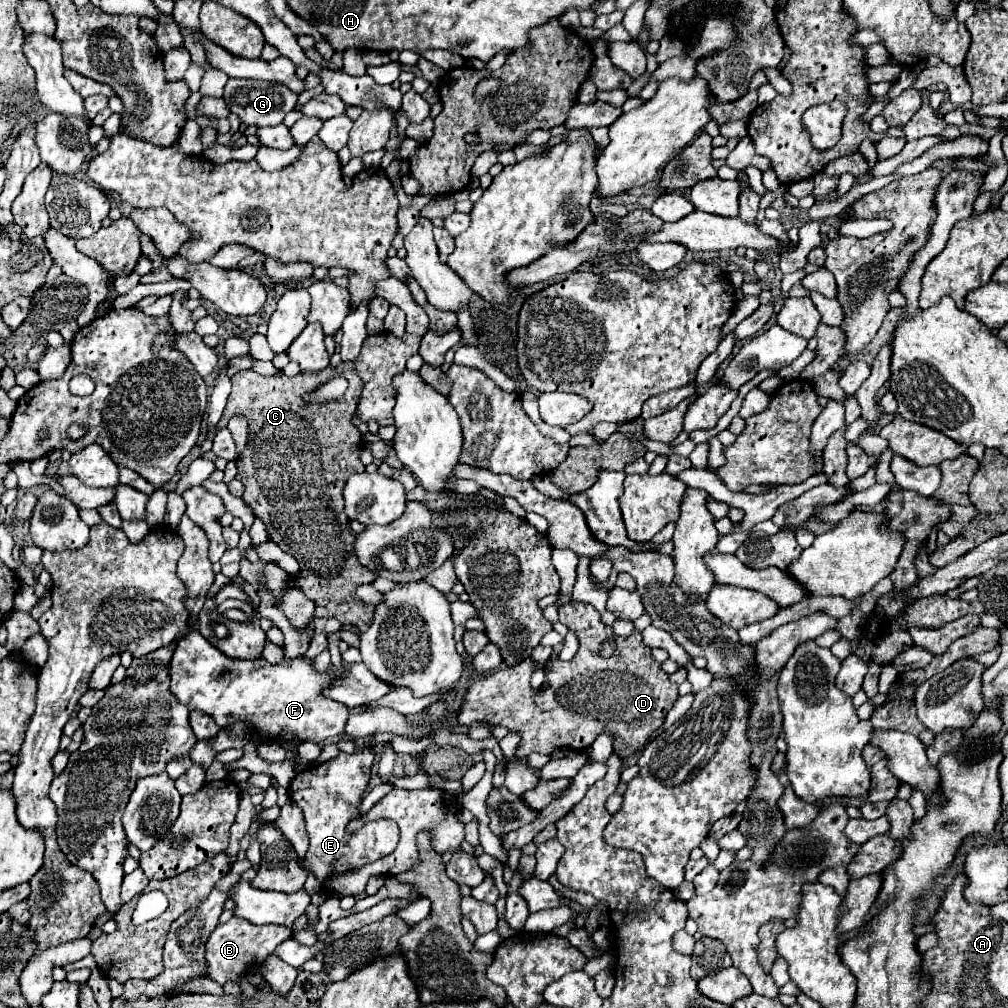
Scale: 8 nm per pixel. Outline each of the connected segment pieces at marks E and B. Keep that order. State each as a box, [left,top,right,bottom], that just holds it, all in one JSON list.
[[290,748,398,886],[206,916,292,986]]

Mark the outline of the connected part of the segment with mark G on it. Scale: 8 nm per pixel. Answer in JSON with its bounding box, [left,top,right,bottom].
[224,78,298,126]

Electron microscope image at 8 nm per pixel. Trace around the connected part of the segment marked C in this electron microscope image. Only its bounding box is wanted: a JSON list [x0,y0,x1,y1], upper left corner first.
[218,362,376,630]

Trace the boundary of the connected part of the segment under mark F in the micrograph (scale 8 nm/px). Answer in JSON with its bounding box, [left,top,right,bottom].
[170,630,348,742]

